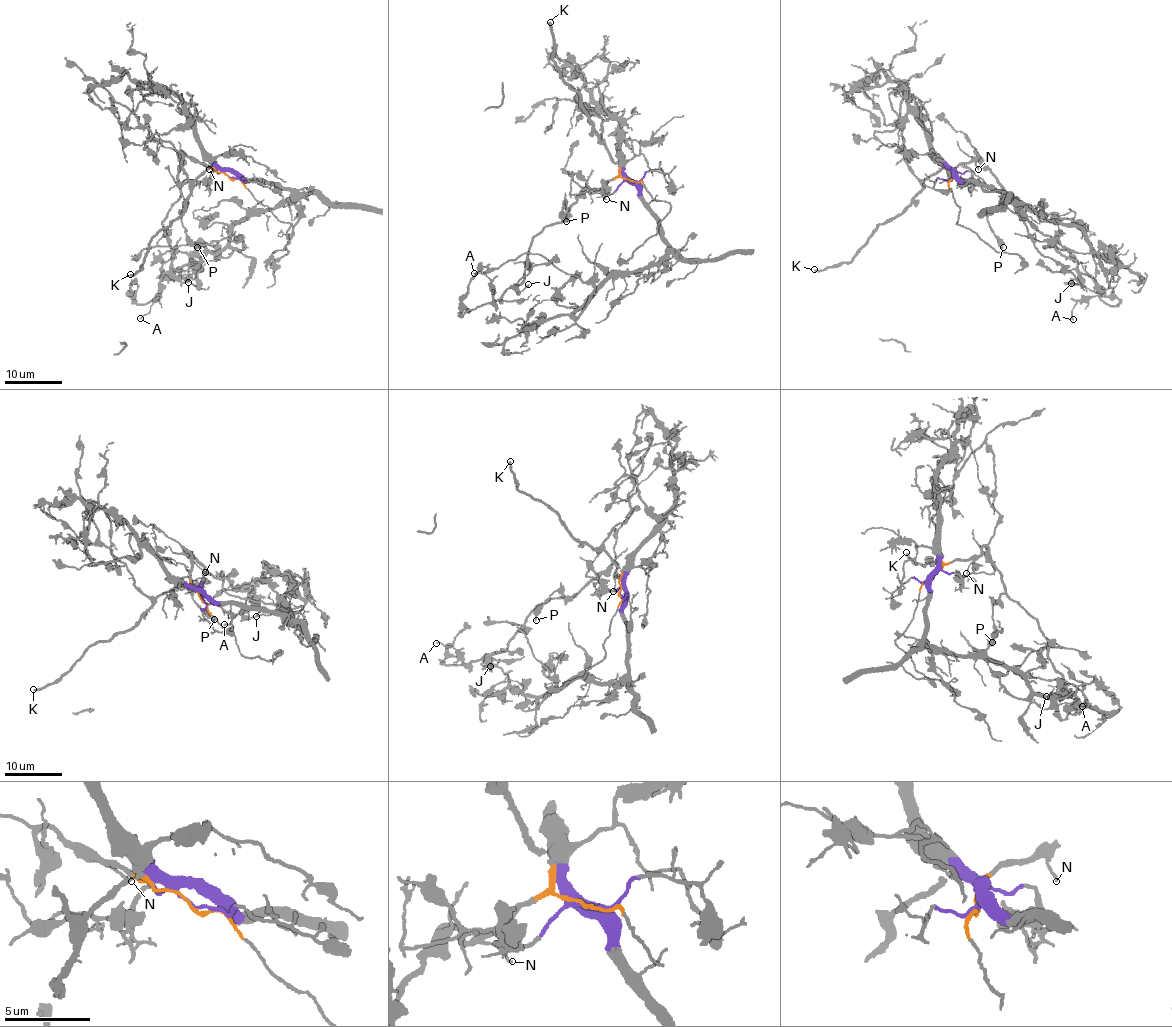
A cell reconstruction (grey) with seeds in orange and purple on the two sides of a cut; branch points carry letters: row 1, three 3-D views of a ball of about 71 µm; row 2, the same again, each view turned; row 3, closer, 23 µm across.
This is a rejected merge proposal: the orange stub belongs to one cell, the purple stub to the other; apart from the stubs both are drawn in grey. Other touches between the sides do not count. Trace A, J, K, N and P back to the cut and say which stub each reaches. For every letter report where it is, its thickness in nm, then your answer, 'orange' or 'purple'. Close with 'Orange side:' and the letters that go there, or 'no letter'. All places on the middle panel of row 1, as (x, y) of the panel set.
A: place (474, 273); calibre 140 nm; orange
J: place (528, 284); calibre 140 nm; orange
K: place (550, 22); calibre 320 nm; orange
N: place (606, 199); calibre 140 nm; orange
P: place (566, 221); calibre 190 nm; orange
Orange side: A, J, K, N, P

